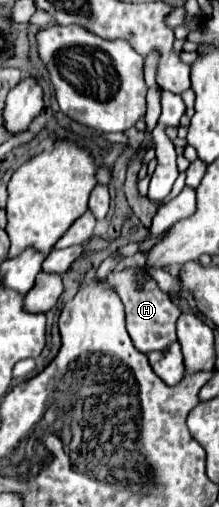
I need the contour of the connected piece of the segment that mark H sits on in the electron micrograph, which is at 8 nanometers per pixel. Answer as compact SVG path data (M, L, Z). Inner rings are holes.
M126 268L122 272L112 272L108 276L108 282L110 286L116 288L118 296L122 298L126 306L126 328L128 328L128 334L134 346L144 354L152 350L164 350L168 348L170 342L176 340L176 320L180 316L180 310L178 306L172 304L170 296L160 290L156 280L148 280L142 288L136 288L136 280L134 280L136 272L138 268Z

